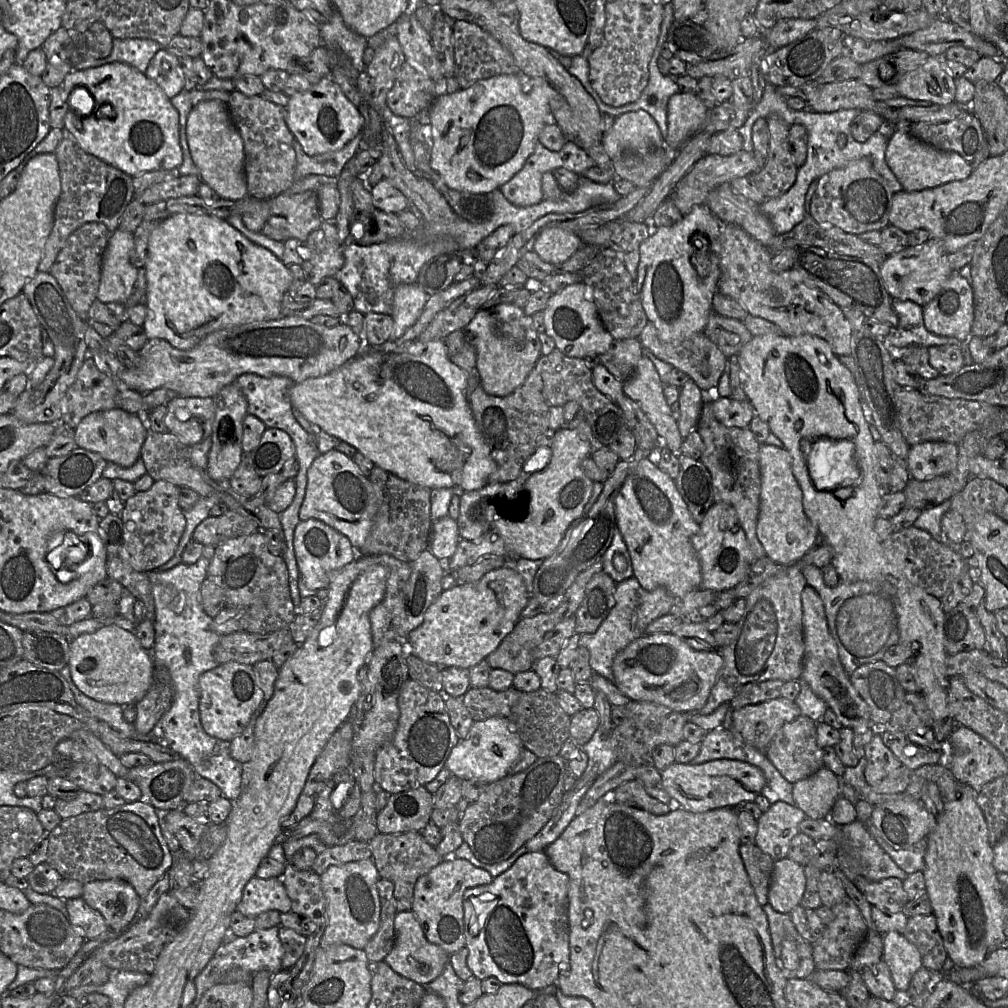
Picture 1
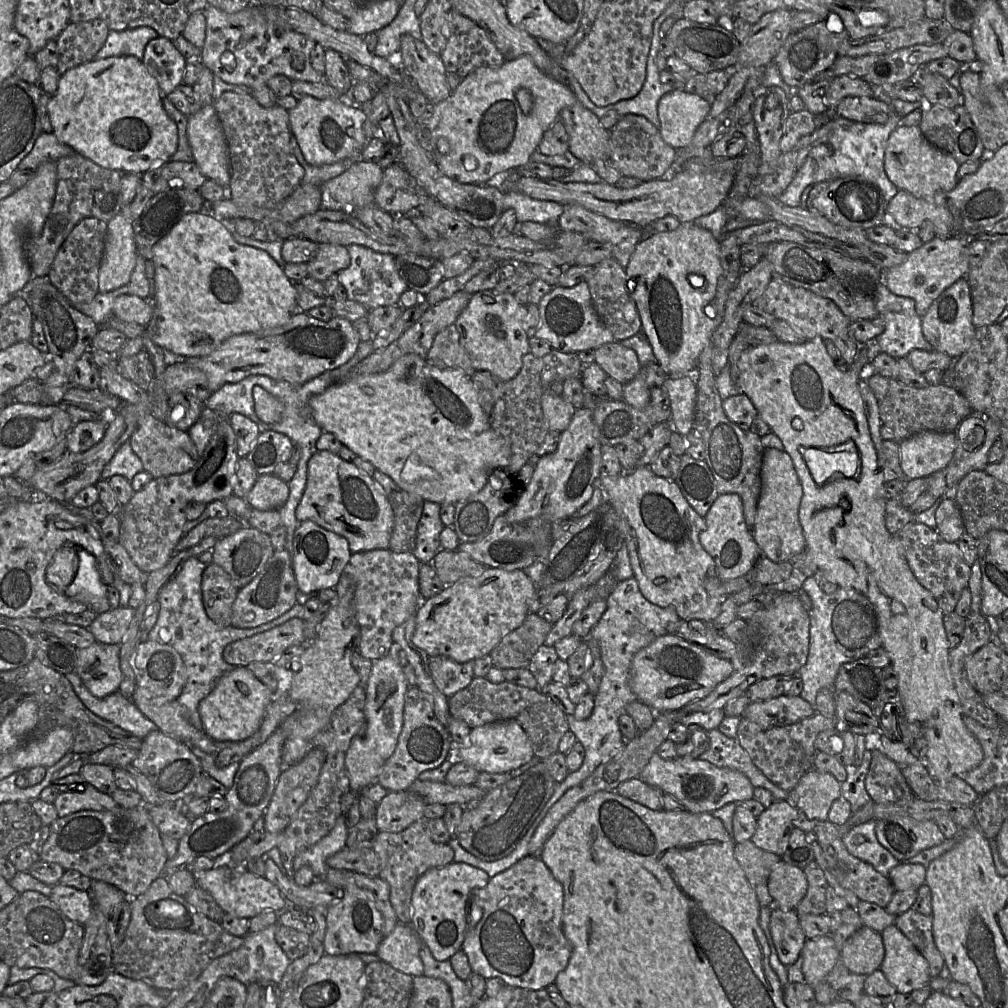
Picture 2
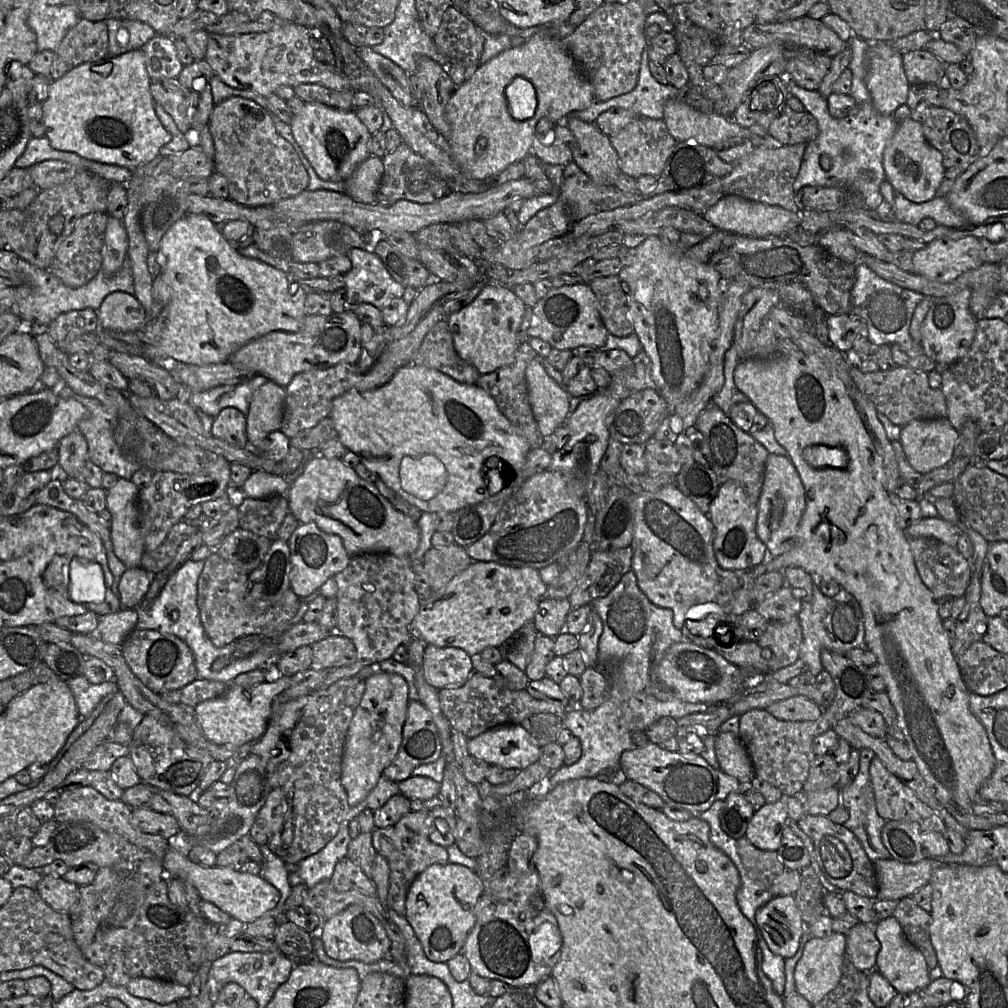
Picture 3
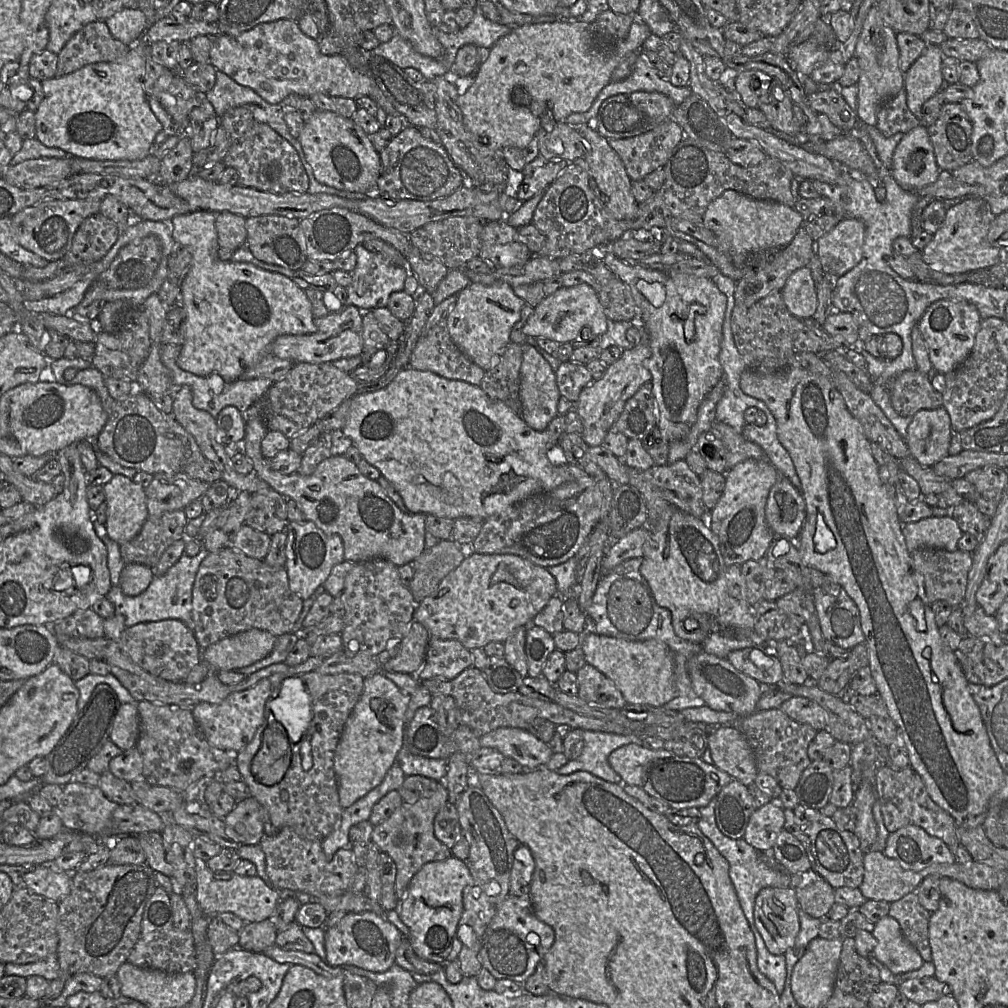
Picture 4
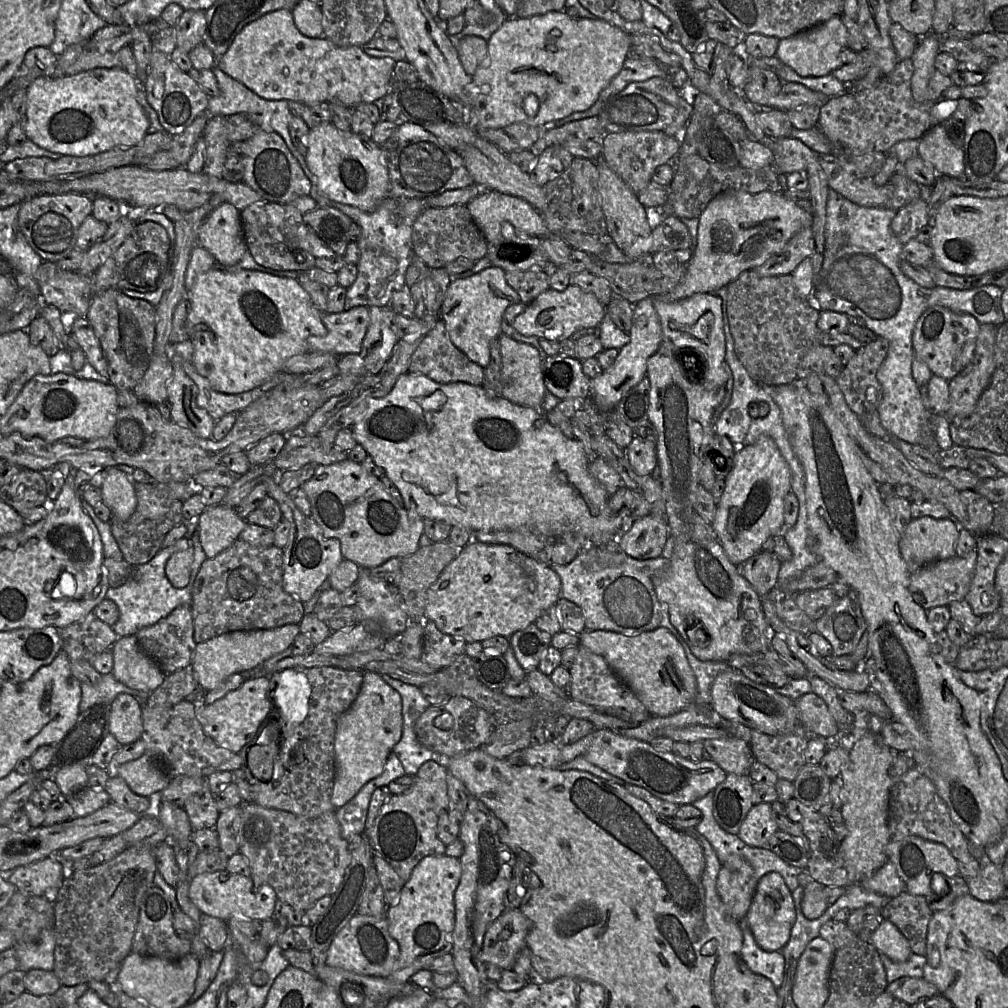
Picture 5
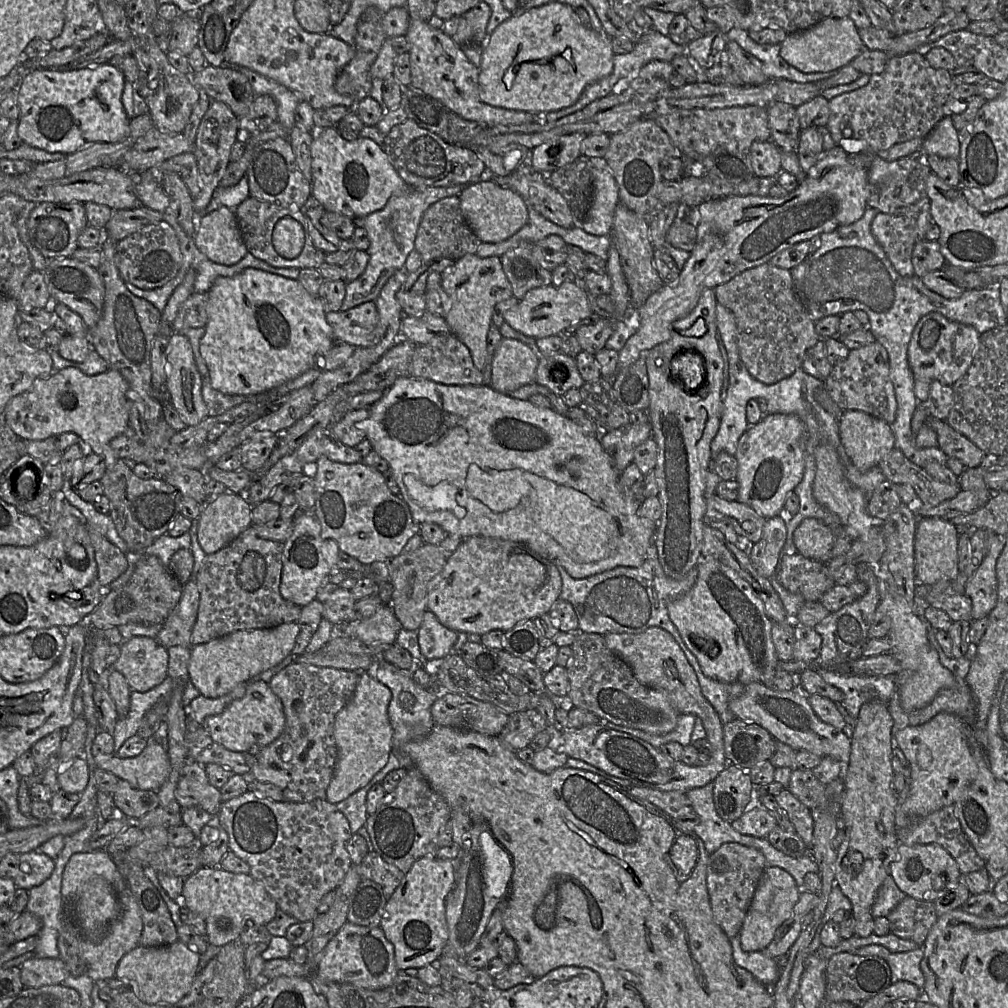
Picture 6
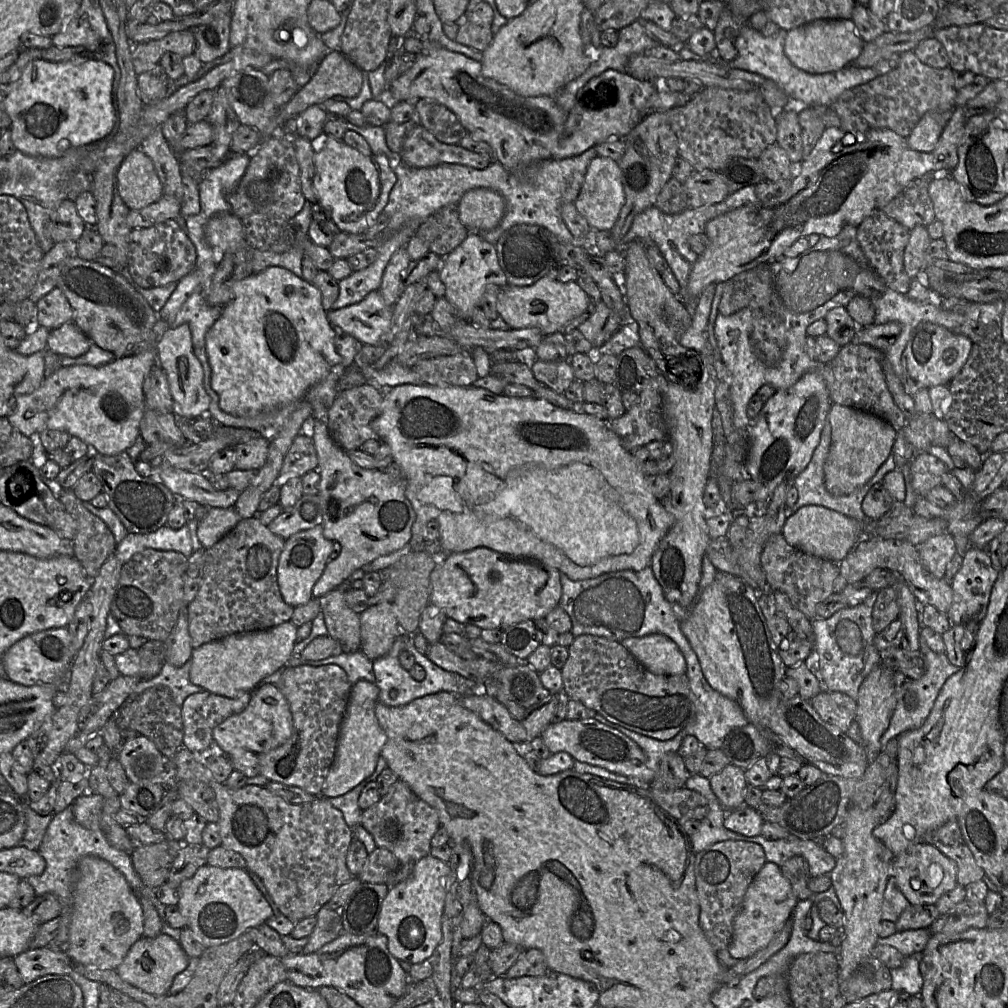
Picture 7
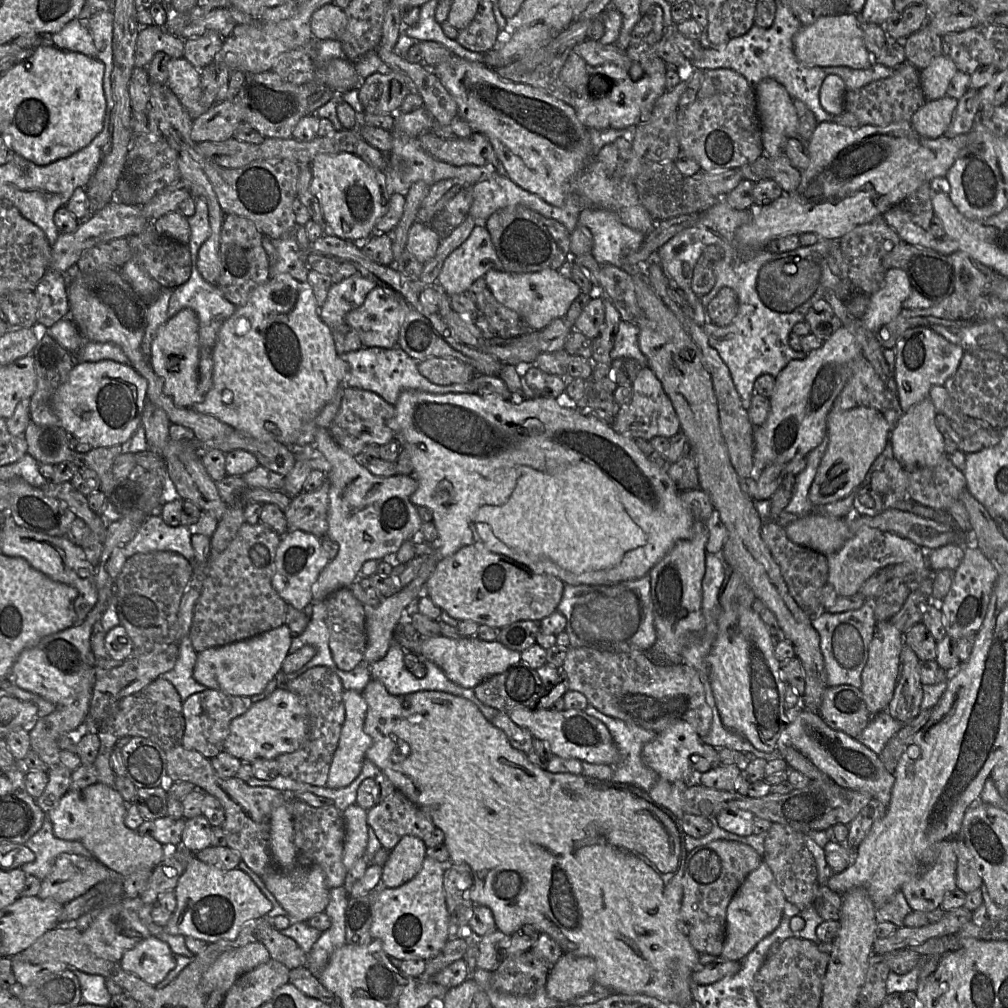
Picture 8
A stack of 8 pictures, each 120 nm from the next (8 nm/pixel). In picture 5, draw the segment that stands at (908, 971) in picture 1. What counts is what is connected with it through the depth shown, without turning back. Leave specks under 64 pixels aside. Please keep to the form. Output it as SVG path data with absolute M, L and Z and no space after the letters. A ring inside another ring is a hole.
M885 919L872 932L870 943L894 962L906 961L912 954L908 940L893 923Z

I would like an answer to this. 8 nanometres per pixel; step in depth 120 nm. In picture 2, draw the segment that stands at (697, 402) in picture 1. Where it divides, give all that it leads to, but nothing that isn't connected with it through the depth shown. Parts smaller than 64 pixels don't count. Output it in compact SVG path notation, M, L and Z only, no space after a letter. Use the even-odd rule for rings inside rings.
M694 374L681 378L669 378L660 387L668 395L671 409L671 425L673 430L687 436L694 430L697 402L697 384Z

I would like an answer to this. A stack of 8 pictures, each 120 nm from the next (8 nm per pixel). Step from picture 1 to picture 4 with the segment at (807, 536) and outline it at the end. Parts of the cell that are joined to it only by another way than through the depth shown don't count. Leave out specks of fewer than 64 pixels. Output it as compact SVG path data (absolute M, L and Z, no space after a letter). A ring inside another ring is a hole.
M780 475L771 487L765 507L765 518L774 535L794 538L799 535L805 520L805 500L802 493Z

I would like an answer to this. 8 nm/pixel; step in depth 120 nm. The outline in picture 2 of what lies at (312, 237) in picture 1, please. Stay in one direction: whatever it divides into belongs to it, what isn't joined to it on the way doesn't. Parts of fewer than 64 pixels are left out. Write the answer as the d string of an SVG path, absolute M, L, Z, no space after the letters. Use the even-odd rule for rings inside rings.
M319 243L316 256L307 263L309 277L320 282L349 265L350 256L347 247L328 243Z

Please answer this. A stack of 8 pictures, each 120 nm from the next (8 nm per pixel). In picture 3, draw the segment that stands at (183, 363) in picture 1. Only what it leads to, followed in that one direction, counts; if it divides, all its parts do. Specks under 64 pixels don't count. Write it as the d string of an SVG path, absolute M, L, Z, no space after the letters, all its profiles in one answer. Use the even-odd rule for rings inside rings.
M351 307L342 313L332 313L328 316L306 315L303 327L298 332L270 332L241 346L228 361L241 370L247 370L252 375L263 375L286 388L293 377L301 372L327 369L341 363L357 363L362 352L361 324Z

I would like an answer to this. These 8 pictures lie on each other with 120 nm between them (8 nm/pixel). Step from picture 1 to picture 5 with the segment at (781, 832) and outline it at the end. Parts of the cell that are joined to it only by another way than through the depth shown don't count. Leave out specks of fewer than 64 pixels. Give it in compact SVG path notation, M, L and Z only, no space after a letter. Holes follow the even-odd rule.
M760 803L750 809L737 836L749 846L768 849L770 838L778 830L771 804Z

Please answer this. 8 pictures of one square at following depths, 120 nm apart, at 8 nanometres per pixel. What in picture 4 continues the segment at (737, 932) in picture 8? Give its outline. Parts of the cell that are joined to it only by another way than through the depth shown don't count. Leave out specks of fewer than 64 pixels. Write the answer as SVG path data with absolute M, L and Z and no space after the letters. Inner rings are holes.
M763 888L754 903L754 924L768 951L784 955L800 929L796 888Z

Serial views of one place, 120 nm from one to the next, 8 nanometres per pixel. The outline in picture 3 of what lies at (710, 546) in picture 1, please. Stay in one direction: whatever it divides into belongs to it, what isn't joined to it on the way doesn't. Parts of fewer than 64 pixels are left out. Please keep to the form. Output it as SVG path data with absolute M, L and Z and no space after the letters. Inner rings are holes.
M729 480L720 485L715 499L710 504L708 517L714 526L713 551L721 568L743 572L768 558L768 549L756 532L758 507L752 503L742 485Z

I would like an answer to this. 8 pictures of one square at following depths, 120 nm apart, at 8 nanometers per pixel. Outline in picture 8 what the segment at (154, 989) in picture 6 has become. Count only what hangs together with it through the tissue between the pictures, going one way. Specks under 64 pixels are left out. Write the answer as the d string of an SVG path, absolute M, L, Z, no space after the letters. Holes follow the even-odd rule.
M151 935L127 950L119 964L124 971L157 986L175 968L176 961L169 945Z

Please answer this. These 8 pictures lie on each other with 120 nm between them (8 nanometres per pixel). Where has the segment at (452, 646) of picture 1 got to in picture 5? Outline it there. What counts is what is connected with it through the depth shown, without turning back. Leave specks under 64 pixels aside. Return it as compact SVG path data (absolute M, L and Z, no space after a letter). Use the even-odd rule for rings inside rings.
M472 540L465 547L458 550L456 558L443 570L437 581L429 588L427 593L424 620L434 622L436 627L444 634L455 638L463 638L466 643L482 642L494 636L509 638L515 632L535 623L538 617L550 607L554 606L561 598L561 579L558 574L550 566L537 562L509 545L490 545Z

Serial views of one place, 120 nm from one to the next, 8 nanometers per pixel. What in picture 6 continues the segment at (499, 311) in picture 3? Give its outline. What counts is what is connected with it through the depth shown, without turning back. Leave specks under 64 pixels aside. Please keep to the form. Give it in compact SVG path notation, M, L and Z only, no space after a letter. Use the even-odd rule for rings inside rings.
M466 254L442 274L446 320L451 333L470 350L475 367L482 371L487 358L487 337L495 306L513 296L512 286L503 270L500 257L481 258Z

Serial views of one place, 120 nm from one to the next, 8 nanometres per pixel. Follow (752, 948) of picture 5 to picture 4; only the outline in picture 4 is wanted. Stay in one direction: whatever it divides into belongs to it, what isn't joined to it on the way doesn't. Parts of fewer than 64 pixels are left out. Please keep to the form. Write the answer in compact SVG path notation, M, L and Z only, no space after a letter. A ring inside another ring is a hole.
M749 925L754 938L757 953L757 967L775 986L780 995L785 987L786 963L784 955L773 955L765 946L755 925Z

